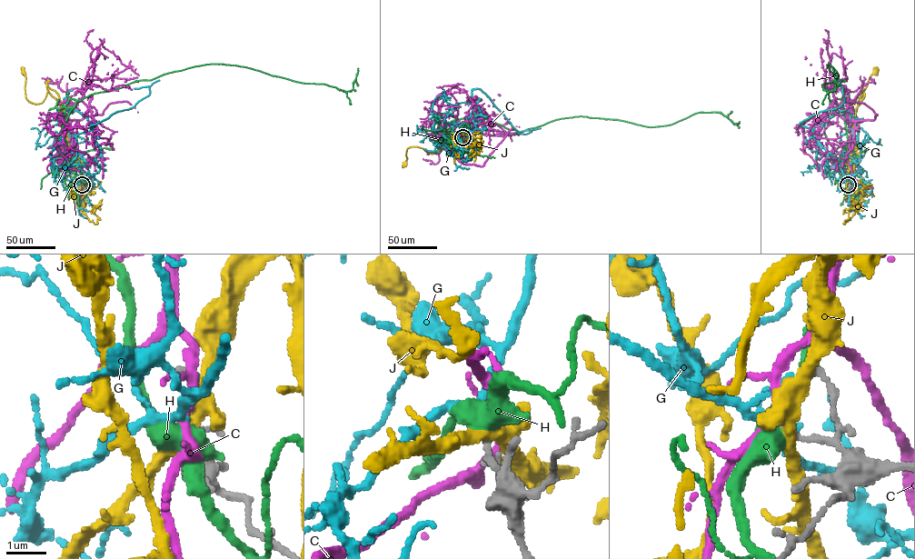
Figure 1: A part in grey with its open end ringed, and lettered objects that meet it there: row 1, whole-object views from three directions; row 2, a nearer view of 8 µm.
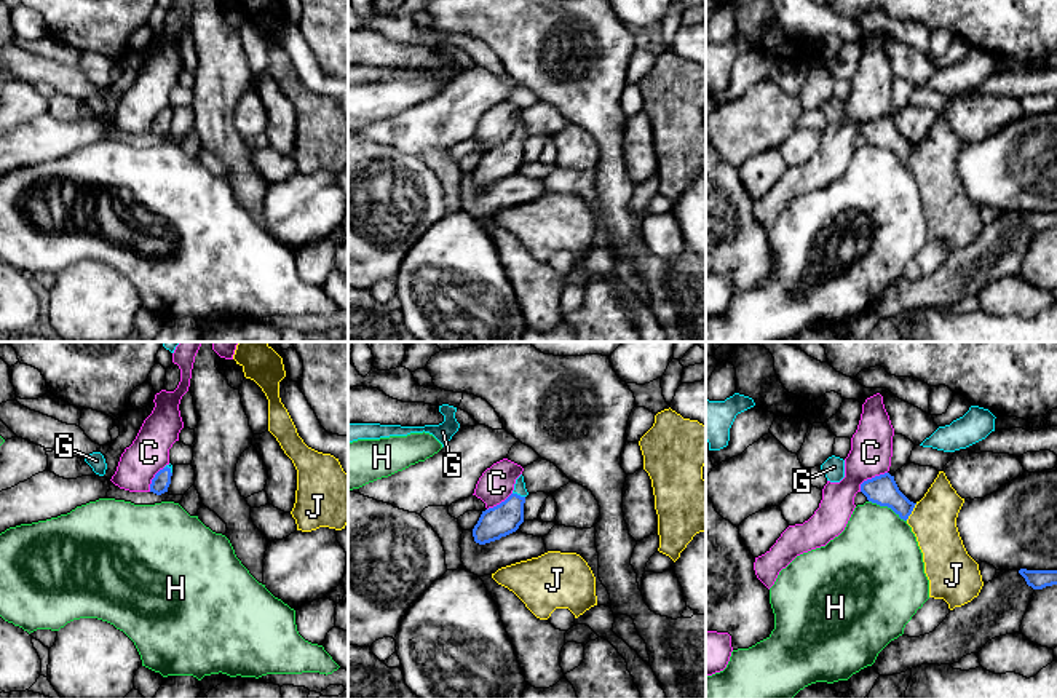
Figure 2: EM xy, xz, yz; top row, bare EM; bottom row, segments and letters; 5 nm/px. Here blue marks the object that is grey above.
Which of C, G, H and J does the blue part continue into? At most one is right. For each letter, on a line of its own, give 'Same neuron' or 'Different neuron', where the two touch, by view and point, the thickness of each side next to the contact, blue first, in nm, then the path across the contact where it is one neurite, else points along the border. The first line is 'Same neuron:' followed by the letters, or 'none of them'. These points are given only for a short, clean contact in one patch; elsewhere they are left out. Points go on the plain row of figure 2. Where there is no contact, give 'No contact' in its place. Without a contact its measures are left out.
Same neuron: G
C: Different neuron. Touches blue at yz (872, 120). Thickness 150 nm (blue) against 220 nm. Boundary: yz (886, 114), (867, 120), (859, 133)
G: Same neuron. Touches blue at xz (519, 138). Thickness 160 nm (blue) against 60 nm. Path across: xz (505, 160), (519, 138), (519, 130)
H: Different neuron. Touches blue at yz (888, 149). Thickness 150 nm (blue) against 420 nm. Boundary: yz (869, 142), (890, 149), (906, 163)
J: Different neuron. Touches blue at yz (912, 152). Thickness 150 nm (blue) against 240 nm

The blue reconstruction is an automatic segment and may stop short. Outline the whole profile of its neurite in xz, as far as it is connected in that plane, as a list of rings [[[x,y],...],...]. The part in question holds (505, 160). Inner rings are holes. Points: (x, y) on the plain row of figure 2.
[[[521,117],[516,121],[513,136],[505,144],[482,153],[473,171],[474,184],[485,187],[516,174],[524,165],[524,145],[527,137],[524,118]]]

